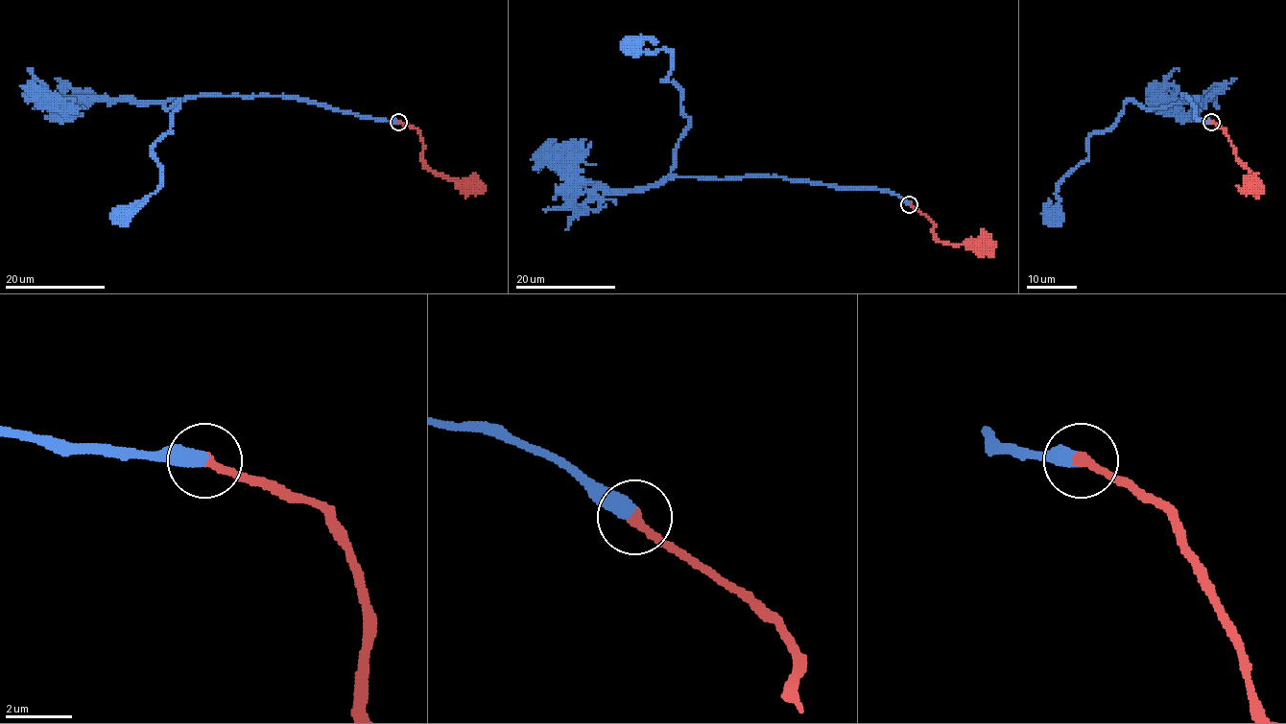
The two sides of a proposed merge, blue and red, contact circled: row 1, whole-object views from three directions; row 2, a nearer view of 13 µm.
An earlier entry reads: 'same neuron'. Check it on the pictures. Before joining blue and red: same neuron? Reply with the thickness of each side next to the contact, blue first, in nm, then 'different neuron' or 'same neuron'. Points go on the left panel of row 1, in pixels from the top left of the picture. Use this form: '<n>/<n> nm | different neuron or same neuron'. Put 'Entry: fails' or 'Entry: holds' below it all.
480/320 nm | same neuron
Entry: holds

